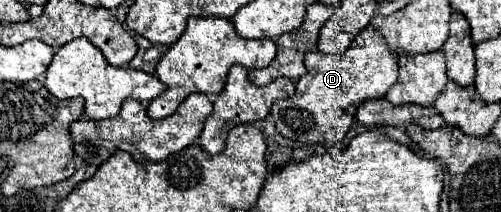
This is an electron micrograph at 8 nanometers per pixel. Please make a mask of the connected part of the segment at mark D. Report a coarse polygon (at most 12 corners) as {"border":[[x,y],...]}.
{"border":[[372,25],[342,55],[310,51],[296,93],[272,105],[292,141],[338,143],[358,105],[396,83]]}

